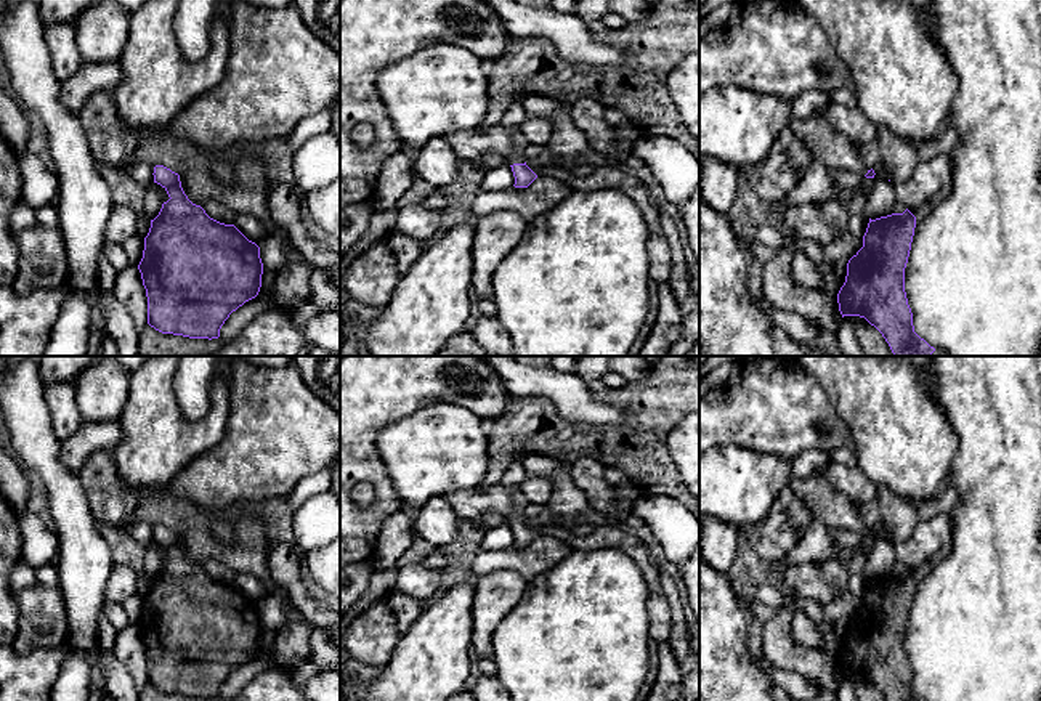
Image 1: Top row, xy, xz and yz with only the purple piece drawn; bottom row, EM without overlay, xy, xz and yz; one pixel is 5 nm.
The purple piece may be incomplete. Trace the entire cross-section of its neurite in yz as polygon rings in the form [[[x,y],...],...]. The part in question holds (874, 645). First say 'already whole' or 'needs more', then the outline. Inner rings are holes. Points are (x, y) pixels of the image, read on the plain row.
needs more; [[[946,544],[919,568],[869,577],[863,606],[849,619],[845,642],[837,653],[842,677],[865,677],[885,701],[926,701],[914,691],[905,627],[916,582],[950,552]]]

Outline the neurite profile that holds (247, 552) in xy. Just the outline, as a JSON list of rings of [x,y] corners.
[[[241,517],[233,526],[233,539],[221,541],[204,521],[194,521],[180,534],[181,547],[196,565],[207,560],[218,560],[236,573],[255,577],[268,594],[277,594],[287,602],[289,622],[302,619],[302,613],[292,605],[287,589],[273,584],[268,571],[268,553],[273,549],[273,537],[263,521],[257,517]]]

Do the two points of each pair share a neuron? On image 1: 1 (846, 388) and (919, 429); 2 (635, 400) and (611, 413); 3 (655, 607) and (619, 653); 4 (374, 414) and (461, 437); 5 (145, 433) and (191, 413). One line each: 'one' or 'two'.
1: one
2: two
3: two
4: two
5: two

